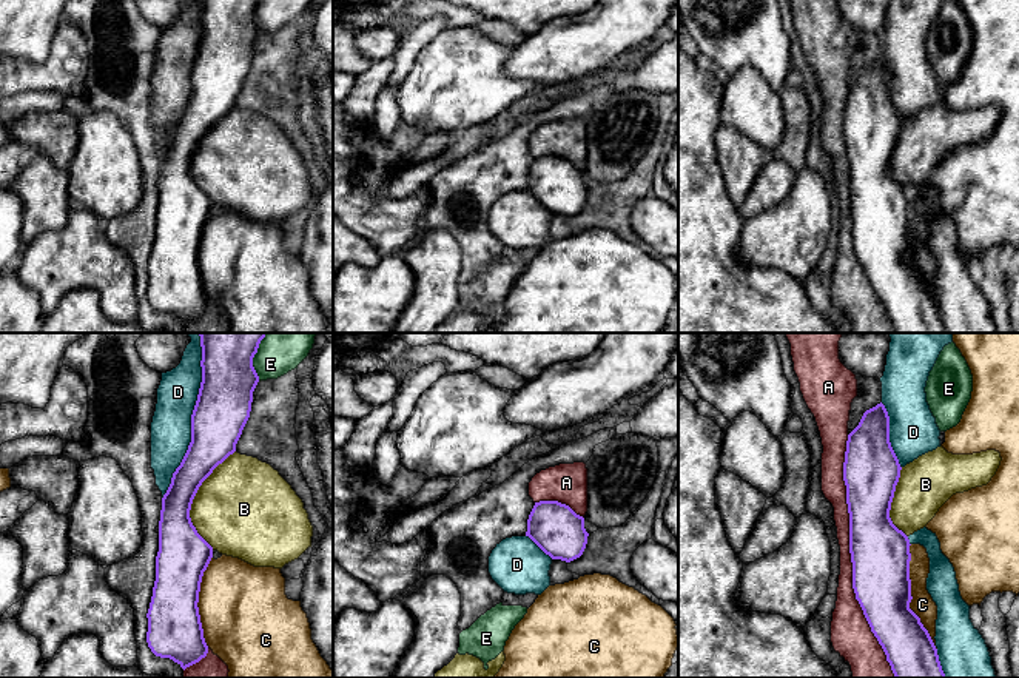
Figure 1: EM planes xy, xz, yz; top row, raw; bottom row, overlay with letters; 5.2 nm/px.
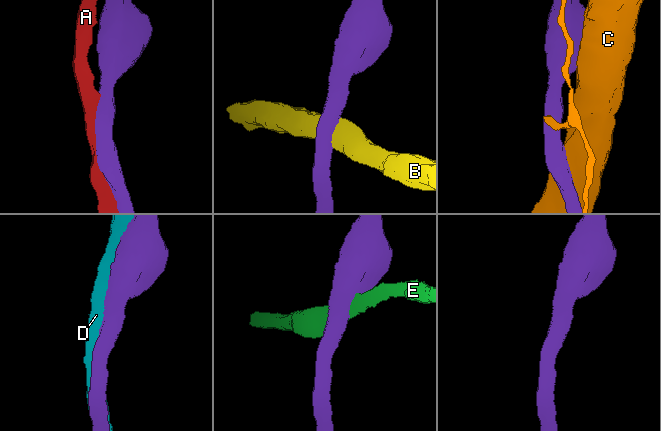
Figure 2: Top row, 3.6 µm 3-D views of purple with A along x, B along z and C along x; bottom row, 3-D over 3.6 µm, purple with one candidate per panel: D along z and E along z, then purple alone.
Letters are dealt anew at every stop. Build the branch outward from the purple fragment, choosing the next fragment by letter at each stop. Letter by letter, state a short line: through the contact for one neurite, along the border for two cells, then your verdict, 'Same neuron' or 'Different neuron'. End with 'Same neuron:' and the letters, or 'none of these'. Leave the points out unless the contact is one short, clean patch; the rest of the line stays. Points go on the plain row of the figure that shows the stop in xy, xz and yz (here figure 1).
A: Different neuron
B: Different neuron
C: Different neuron
D: Same neuron
E: Different neuron
Same neuron: D

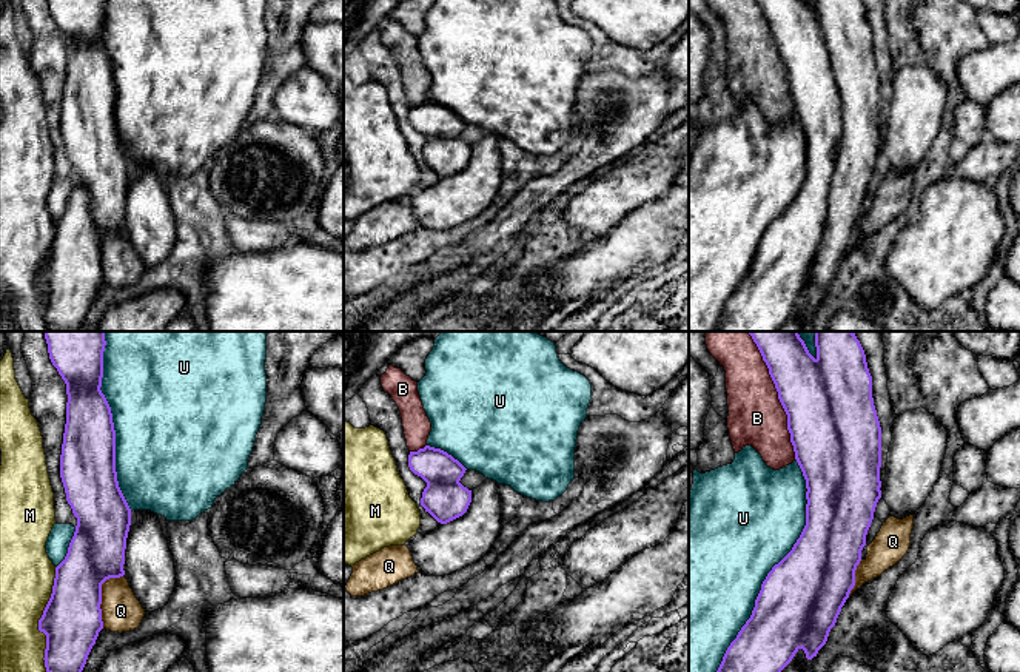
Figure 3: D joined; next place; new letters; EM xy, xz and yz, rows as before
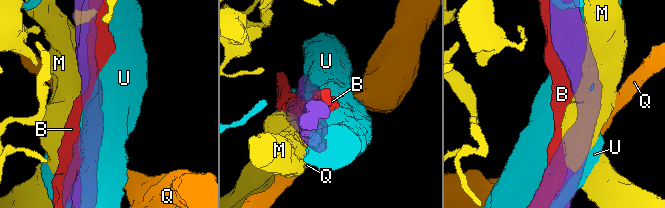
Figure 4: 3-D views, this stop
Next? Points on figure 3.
B: Different neuron
M: Different neuron
Q: Different neuron
U: Different neuron
Same neuron: none of these

